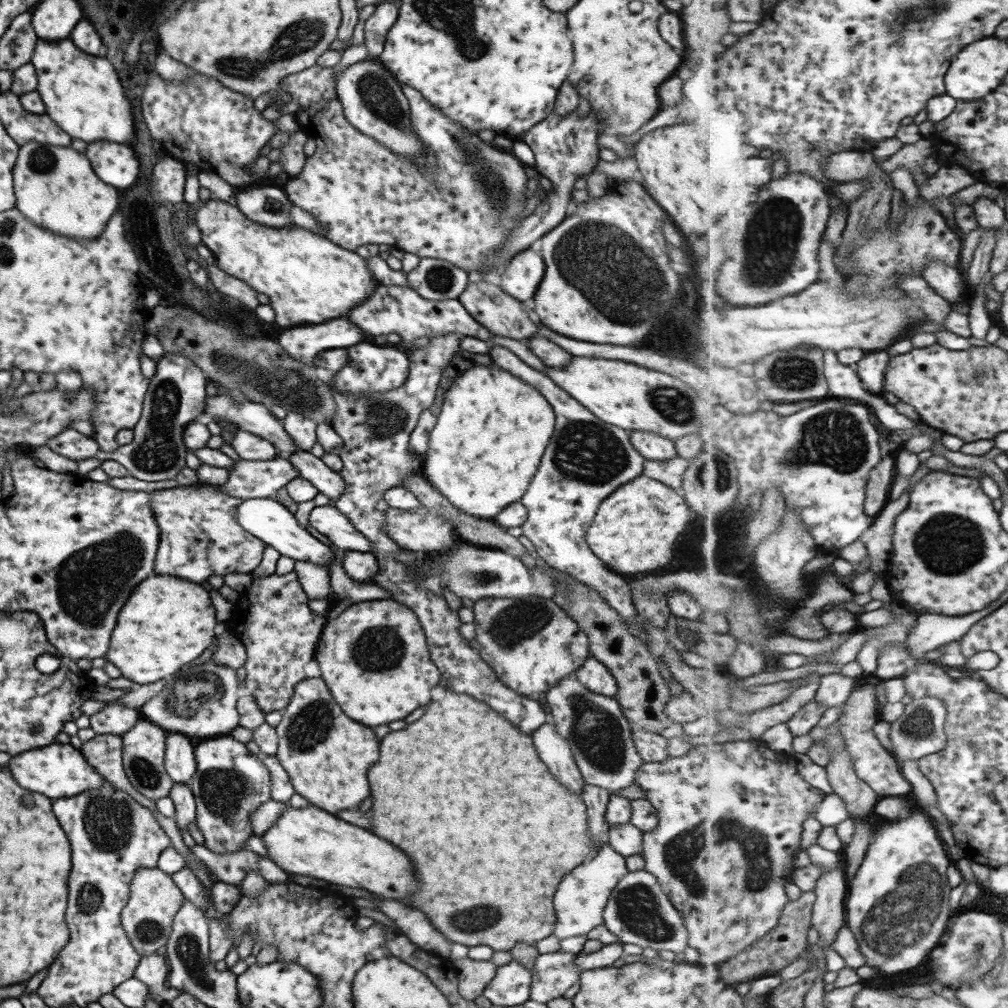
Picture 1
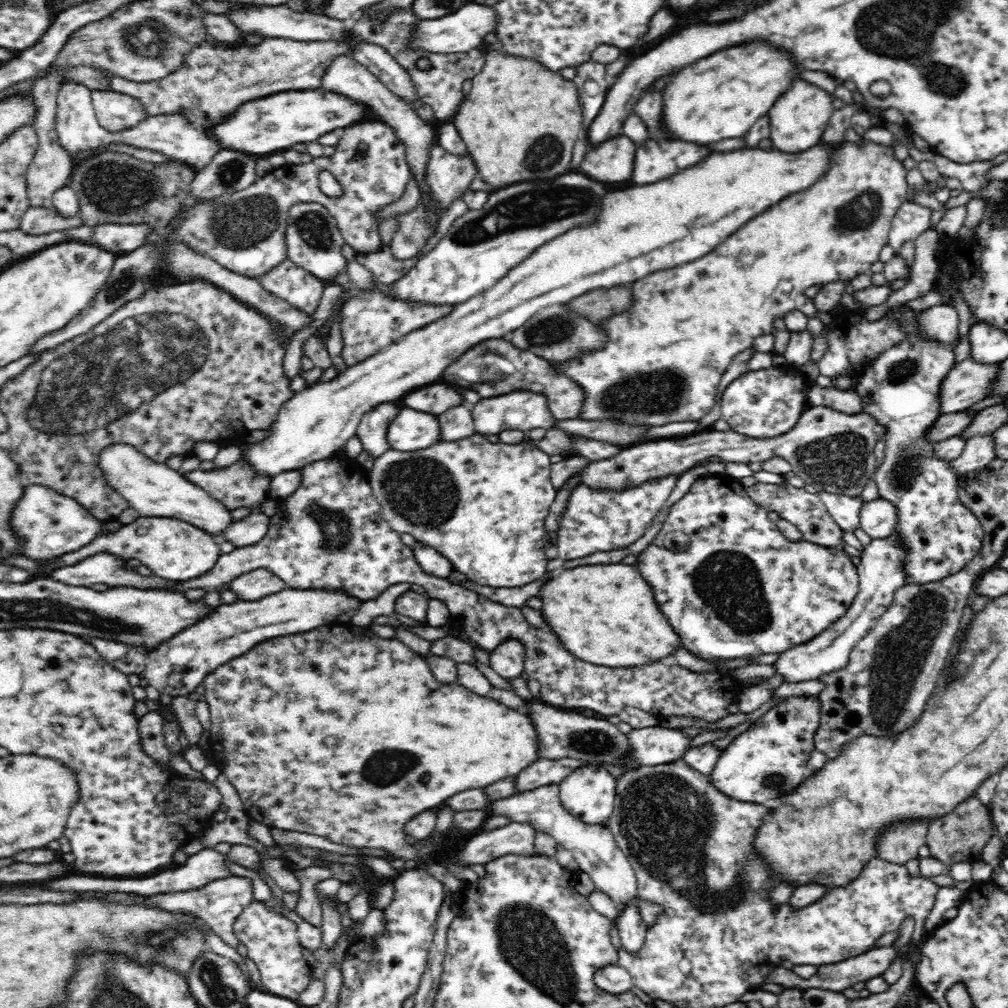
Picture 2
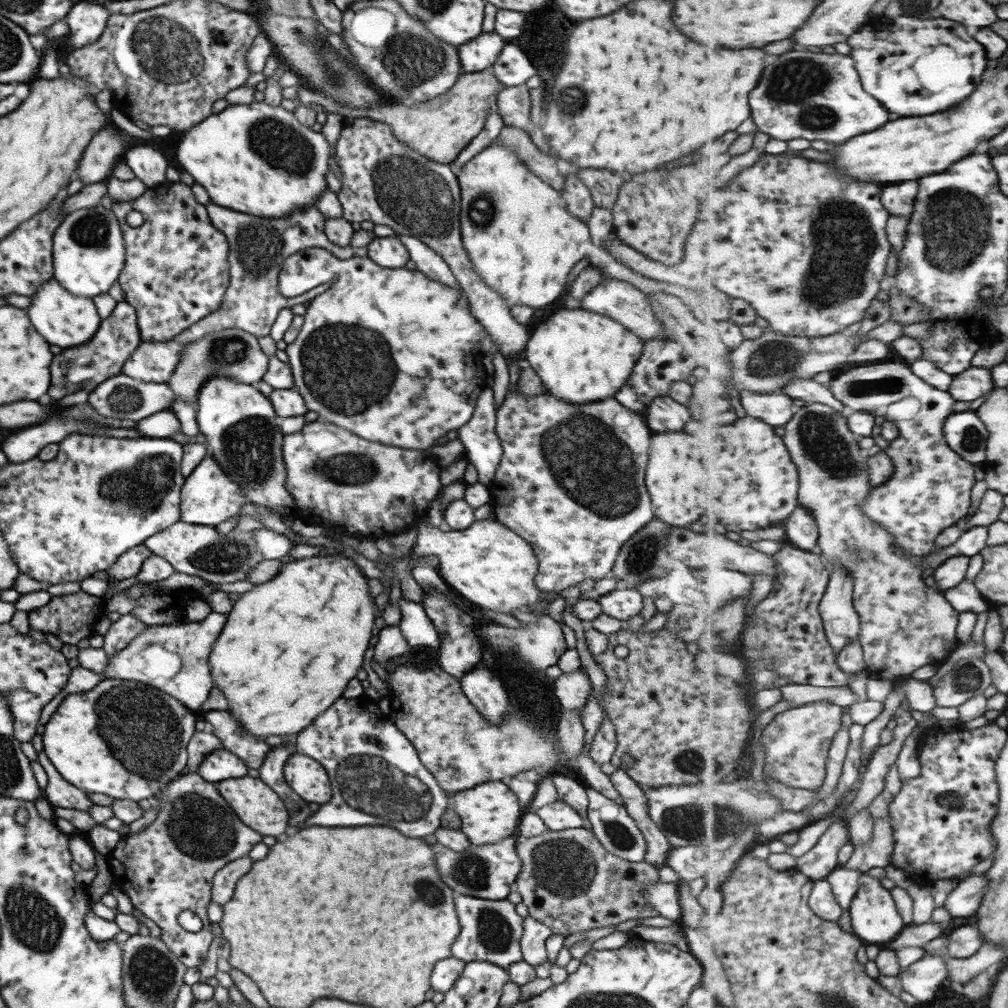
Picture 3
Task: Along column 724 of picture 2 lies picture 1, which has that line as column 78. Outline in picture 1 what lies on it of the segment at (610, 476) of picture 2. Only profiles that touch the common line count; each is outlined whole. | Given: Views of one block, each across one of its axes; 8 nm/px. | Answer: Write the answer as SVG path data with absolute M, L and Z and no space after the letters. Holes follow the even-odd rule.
M71 428L60 432L56 436L51 436L47 440L46 446L50 450L76 462L86 460L86 458L92 458L99 451L99 444L93 437L86 437Z

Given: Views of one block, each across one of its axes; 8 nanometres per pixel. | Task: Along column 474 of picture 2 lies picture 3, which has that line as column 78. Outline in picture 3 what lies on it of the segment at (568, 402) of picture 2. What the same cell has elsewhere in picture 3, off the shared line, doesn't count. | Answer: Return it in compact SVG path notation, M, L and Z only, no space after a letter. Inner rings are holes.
M126 301L117 302L112 314L101 320L96 334L88 342L66 348L62 354L54 356L54 362L50 366L52 386L48 394L58 400L58 398L64 398L66 394L74 394L78 391L92 392L102 382L109 380L113 375L120 374L125 360L128 360L128 357L143 341L137 325L136 311ZM56 380L66 380L66 382L56 382Z

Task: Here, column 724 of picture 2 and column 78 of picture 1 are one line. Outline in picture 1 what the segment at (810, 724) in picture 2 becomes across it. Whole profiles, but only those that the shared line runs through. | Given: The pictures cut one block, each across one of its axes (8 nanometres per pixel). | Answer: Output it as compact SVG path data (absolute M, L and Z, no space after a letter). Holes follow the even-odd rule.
M52 743L45 747L30 749L26 752L21 752L10 759L10 772L14 774L16 782L20 786L24 786L26 790L32 790L32 792L40 792L40 794L46 794L48 798L62 798L66 796L76 796L81 792L87 790L96 790L101 788L103 784L107 784L107 780L84 758L82 751L74 746L62 743Z

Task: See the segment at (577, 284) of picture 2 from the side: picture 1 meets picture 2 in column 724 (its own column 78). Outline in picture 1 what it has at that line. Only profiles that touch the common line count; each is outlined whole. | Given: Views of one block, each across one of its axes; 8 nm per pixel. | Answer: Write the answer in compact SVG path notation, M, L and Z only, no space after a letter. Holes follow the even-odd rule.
M31 141L19 148L12 170L16 208L40 228L68 238L96 238L118 208L118 190L98 180L84 154Z

